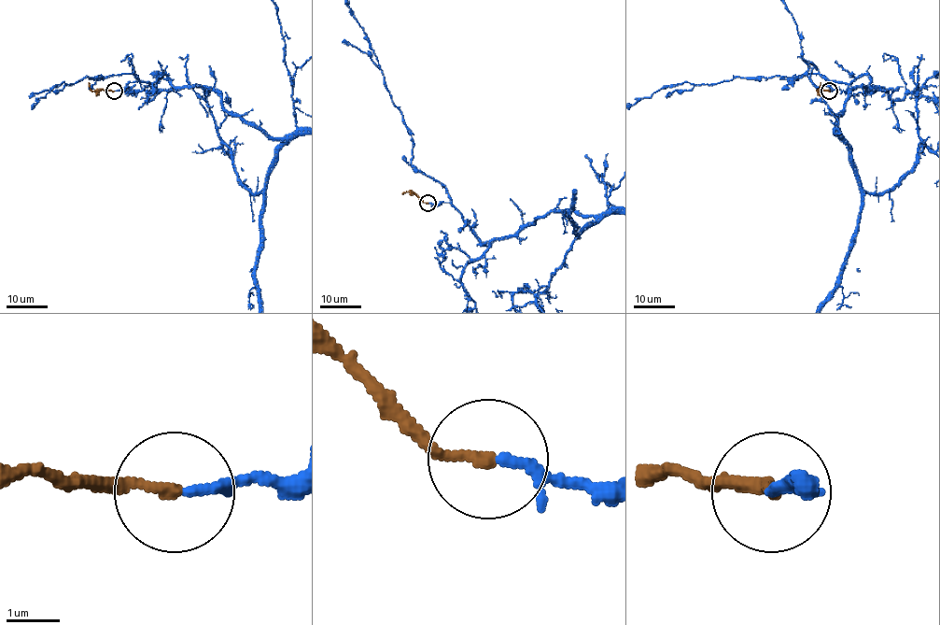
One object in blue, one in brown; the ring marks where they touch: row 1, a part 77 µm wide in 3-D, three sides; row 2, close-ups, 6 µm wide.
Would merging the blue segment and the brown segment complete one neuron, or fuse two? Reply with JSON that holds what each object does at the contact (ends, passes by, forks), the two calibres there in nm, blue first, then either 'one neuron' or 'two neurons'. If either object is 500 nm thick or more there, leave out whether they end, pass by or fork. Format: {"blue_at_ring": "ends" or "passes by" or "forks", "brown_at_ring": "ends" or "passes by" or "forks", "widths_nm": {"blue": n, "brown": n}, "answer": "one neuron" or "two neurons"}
{"blue_at_ring": "passes by", "brown_at_ring": "ends", "widths_nm": {"blue": 140, "brown": 200}, "answer": "one neuron"}

